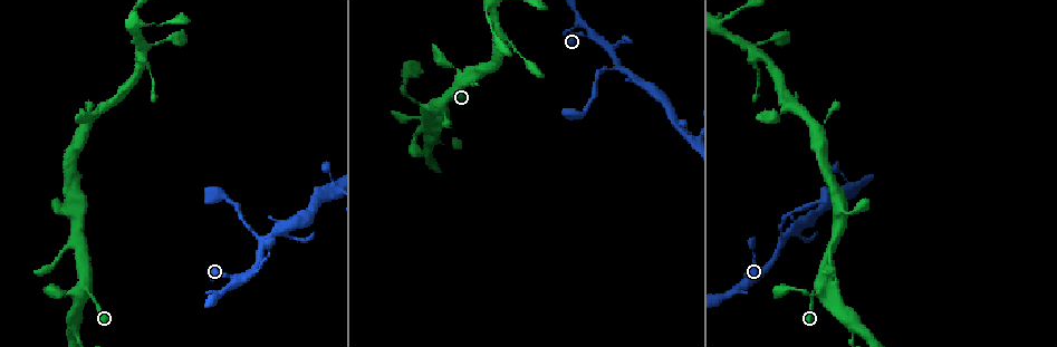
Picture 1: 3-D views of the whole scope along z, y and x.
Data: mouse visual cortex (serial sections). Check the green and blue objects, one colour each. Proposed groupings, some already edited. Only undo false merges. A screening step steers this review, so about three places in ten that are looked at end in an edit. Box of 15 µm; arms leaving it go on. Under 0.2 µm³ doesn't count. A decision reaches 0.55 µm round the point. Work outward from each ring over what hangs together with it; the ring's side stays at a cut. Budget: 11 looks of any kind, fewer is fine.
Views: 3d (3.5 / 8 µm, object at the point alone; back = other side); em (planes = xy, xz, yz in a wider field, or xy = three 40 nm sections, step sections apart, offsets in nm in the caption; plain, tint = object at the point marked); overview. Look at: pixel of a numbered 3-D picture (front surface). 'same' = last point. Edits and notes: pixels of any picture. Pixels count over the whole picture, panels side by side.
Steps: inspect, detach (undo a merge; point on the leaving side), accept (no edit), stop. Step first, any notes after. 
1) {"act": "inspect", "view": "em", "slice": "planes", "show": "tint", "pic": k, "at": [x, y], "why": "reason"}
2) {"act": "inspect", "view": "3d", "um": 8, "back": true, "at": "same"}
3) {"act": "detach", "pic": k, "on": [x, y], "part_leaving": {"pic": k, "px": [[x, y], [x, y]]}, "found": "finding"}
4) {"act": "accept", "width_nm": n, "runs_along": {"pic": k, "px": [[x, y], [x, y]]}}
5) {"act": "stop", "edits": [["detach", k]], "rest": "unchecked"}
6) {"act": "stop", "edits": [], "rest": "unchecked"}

{"act": "inspect", "view": "3d", "um": 3.5, "back": true, "pic": 1, "at": [590, 35], "why": "abrupt turn"}

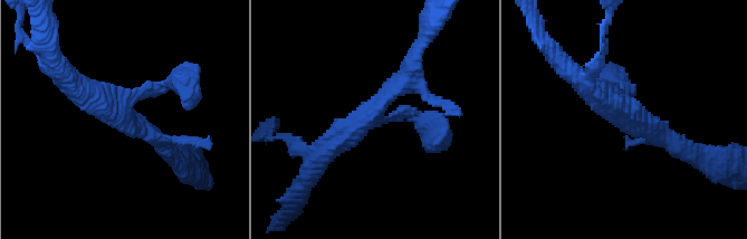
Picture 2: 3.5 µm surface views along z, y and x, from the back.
{"act": "inspect", "view": "em", "slice": "xy", "step": 5, "show": "tint", "pic": 2, "at": [373, 113], "why": "shape alone is not enough"}

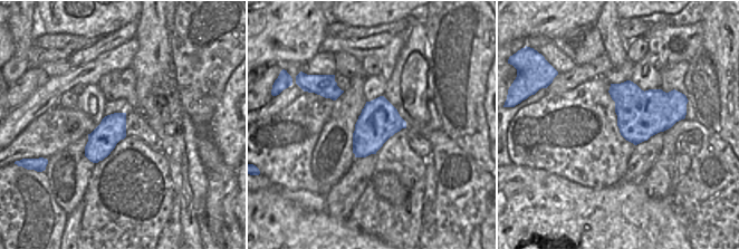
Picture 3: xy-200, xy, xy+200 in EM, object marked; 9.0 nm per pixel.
{"act": "inspect", "view": "em", "slice": "xy", "step": 3, "show": "tint", "at": "same", "why": "cut it another way"}

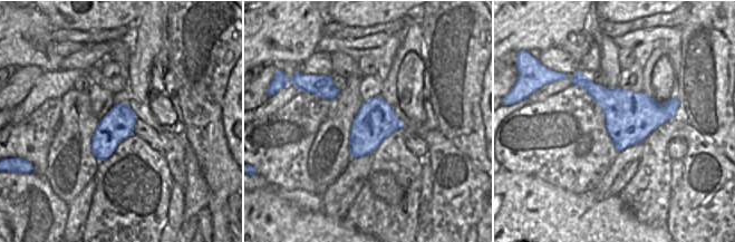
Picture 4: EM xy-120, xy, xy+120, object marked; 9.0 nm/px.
{"act": "accept", "runs_along": {"pic": 2, "px": [[621, 82], [629, 112], [678, 146]]}, "found": "one cell here"}

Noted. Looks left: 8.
{"act": "inspect", "view": "3d", "um": 8, "pic": 1, "at": [781, 228], "why": "narrows sharply"}

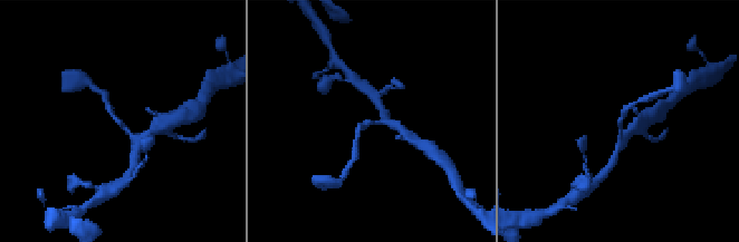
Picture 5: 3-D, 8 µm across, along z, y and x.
{"act": "inspect", "view": "3d", "um": 3.5, "pic": 5, "at": [371, 124]}

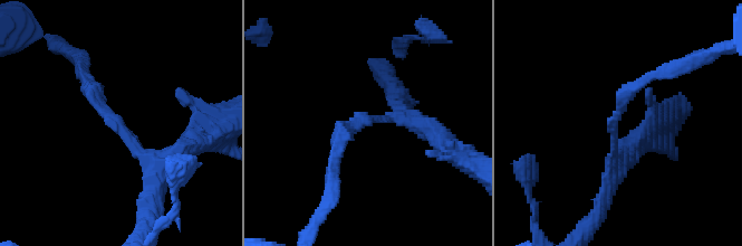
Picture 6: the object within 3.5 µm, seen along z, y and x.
{"act": "inspect", "view": "em", "slice": "xy", "step": 3, "show": "tint", "pic": 6, "at": [372, 118], "why": "need the tissue"}

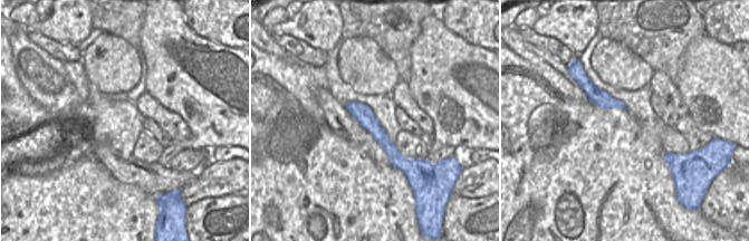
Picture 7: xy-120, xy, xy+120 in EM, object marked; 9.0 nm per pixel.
{"act": "accept", "runs_along": {"pic": 6, "px": [[160, 180], [84, 77]]}, "found": "one cell here"}

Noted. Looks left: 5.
{"act": "inspect", "view": "3d", "um": 3.5, "pic": 1, "at": [849, 190], "why": "arms part here"}

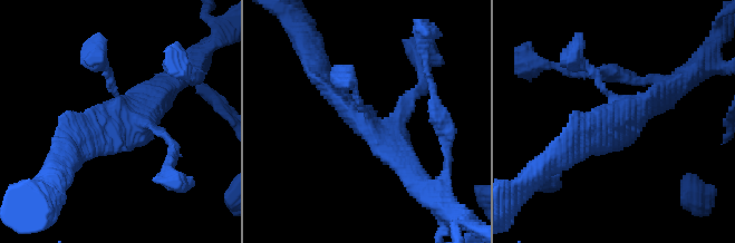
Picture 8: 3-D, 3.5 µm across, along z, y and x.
{"act": "inspect", "view": "em", "slice": "planes", "show": "tint", "pic": 8, "at": [354, 118]}

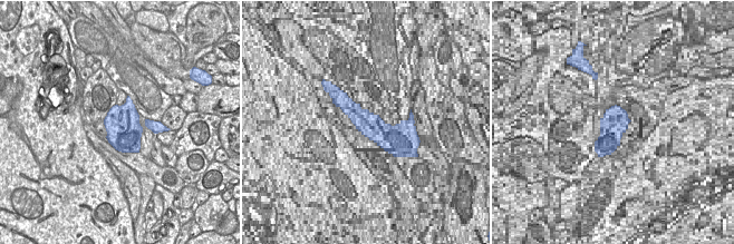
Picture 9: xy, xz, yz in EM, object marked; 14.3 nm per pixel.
{"act": "accept", "runs_along": {"pic": 8, "px": [[319, 69], [346, 109], [407, 163]]}, "found": "continuous, no second cell"}

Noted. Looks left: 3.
{"act": "inspect", "view": "3d", "um": 3.5, "pic": 1, "at": [487, 9], "why": "sharp bend"}

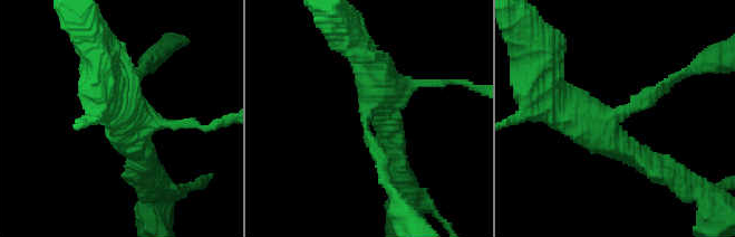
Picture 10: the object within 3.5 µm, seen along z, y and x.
{"act": "inspect", "view": "em", "slice": "xy", "step": 2, "show": "tint", "pic": 10, "at": [364, 116], "why": "need the tissue"}

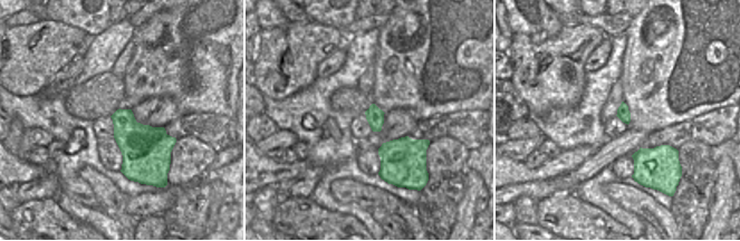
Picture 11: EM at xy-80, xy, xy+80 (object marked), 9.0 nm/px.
{"act": "accept", "runs_along": {"pic": 10, "px": [[637, 155], [606, 124], [677, 76]]}, "found": "continuous, no second cell"}

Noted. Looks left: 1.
{"act": "stop", "edits": [], "rest": "unchecked"}

